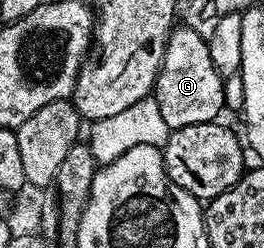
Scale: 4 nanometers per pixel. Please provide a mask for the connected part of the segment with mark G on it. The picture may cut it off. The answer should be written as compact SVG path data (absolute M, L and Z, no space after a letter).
M186 25L176 26L167 38L153 88L153 97L157 101L157 109L161 109L165 125L176 131L189 125L216 122L220 118L219 110L223 111L225 107L223 81L224 76L213 65L213 57L209 57L207 40Z

